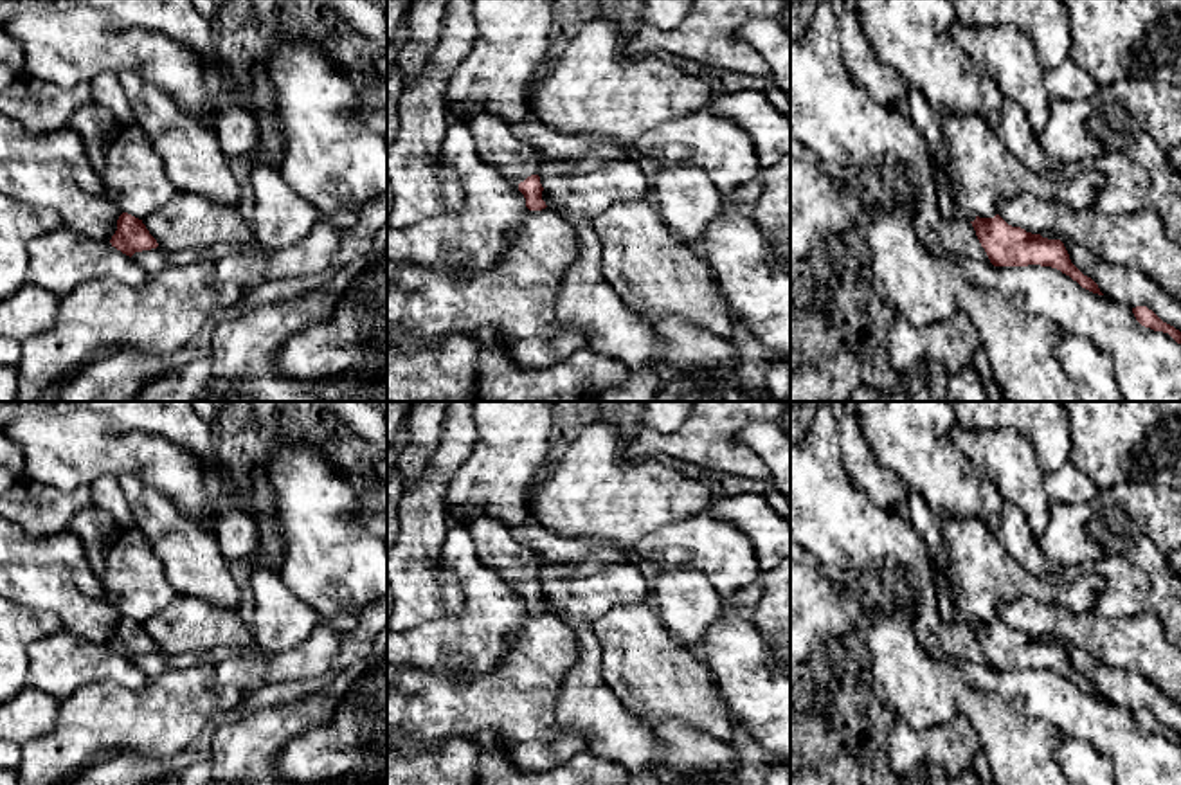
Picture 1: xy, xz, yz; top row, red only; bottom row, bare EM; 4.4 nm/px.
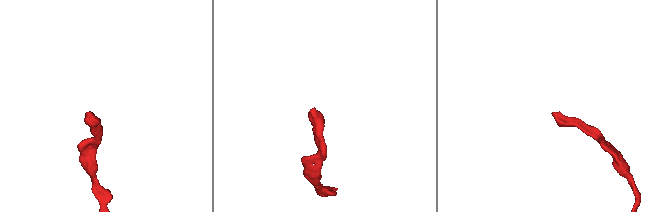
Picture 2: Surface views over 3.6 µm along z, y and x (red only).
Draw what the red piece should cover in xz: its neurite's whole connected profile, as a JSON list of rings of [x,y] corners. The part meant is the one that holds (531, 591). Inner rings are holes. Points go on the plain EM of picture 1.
[[[475,522],[468,528],[475,542],[479,560],[511,583],[526,601],[529,614],[545,612],[538,571],[540,556],[520,546],[509,528]]]

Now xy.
[[[122,616],[117,623],[117,634],[110,643],[112,650],[121,654],[126,659],[135,655],[157,652],[157,643],[149,637],[142,623]]]

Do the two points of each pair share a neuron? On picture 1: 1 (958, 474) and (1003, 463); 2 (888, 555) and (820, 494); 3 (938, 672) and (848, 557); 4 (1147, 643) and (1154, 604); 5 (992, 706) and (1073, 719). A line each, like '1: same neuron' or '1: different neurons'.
1: different neurons
2: same neuron
3: different neurons
4: different neurons
5: different neurons

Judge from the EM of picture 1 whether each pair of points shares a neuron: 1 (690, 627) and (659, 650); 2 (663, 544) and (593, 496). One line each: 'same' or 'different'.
1: different
2: different

